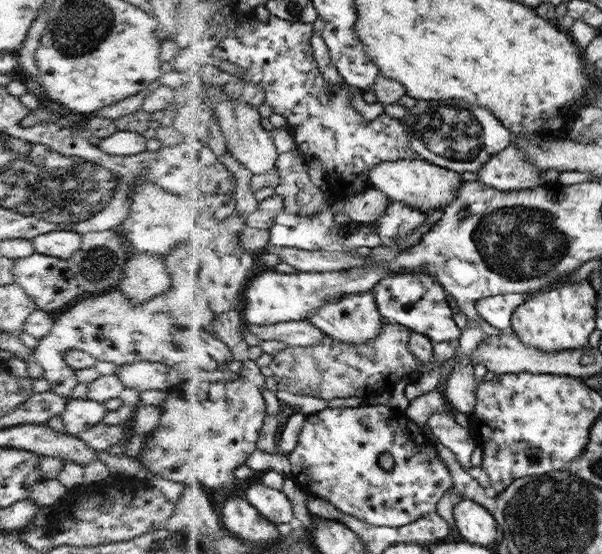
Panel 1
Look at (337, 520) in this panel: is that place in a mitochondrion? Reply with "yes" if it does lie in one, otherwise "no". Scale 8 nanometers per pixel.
no

